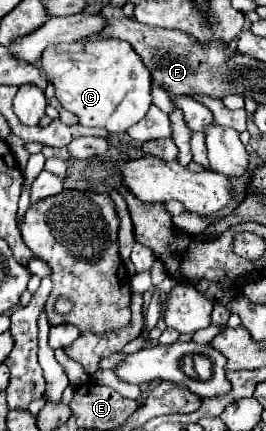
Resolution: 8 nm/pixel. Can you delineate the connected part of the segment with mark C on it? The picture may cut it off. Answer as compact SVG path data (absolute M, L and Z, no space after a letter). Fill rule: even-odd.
M100 38L88 44L86 48L70 44L44 50L40 56L40 70L46 74L48 84L54 86L62 108L76 114L82 126L102 126L112 134L126 132L146 116L152 104L150 72L124 40Z

